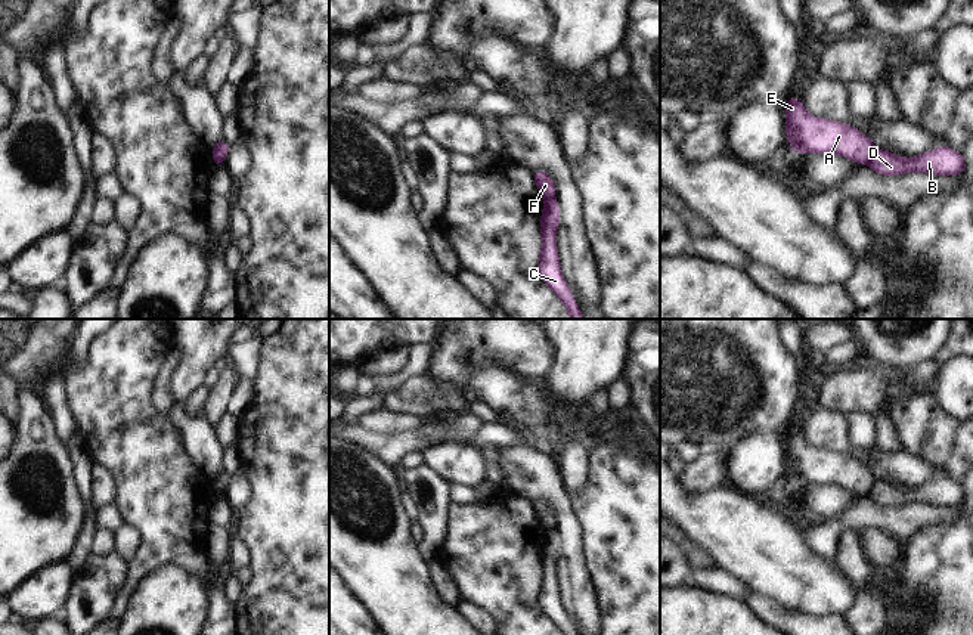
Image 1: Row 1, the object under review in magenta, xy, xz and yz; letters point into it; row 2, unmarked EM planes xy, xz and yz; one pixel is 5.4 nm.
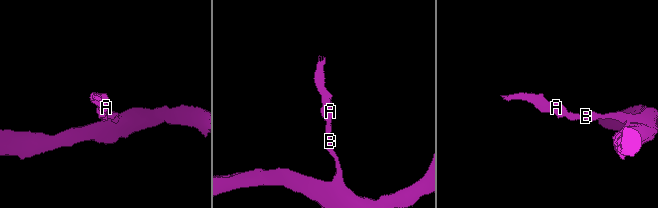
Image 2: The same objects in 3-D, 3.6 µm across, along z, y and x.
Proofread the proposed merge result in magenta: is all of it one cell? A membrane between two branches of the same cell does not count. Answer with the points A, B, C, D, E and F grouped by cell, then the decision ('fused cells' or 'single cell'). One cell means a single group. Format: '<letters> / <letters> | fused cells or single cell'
A E F / B C D | fused cells

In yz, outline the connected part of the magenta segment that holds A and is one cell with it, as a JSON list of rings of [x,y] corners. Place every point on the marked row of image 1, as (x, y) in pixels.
[[[797,95],[784,105],[785,134],[793,152],[797,154],[833,154],[859,162],[870,164],[876,155],[876,145],[856,127],[815,118],[805,111]]]

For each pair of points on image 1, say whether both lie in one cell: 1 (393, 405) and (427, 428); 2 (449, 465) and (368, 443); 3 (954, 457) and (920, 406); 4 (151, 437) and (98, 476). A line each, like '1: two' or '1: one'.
1: two
2: two
3: one
4: two

